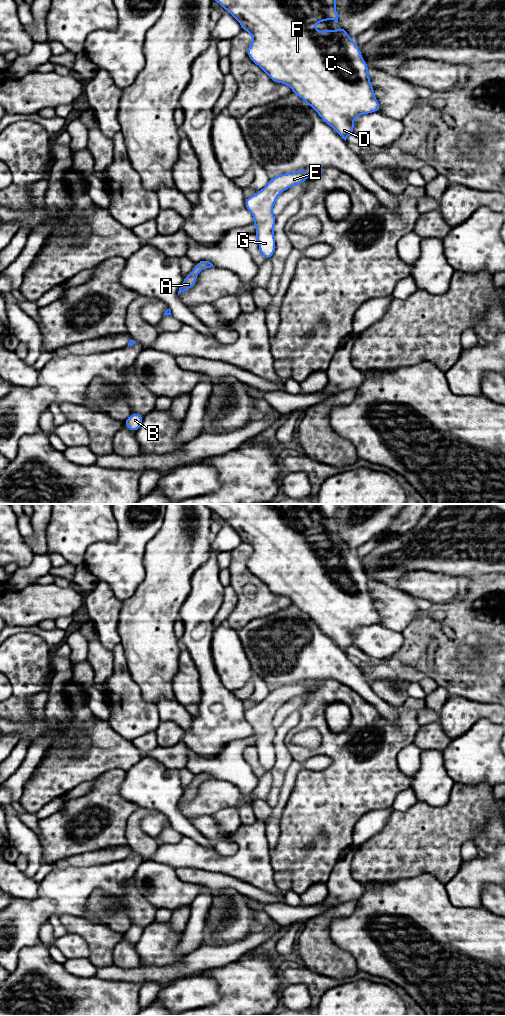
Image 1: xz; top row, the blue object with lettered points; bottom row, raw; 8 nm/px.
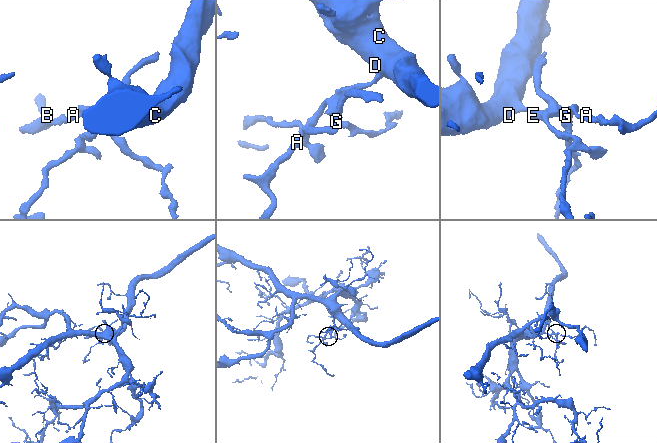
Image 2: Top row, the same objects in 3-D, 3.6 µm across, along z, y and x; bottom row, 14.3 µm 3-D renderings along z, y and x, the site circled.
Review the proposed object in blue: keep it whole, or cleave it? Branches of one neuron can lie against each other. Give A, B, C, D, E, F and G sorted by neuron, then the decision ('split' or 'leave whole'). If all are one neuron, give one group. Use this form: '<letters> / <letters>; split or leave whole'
A B C D E F G; leave whole

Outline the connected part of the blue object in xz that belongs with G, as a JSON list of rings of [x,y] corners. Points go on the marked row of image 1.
[[[305,169],[293,173],[280,174],[272,177],[268,184],[253,196],[245,198],[245,206],[254,217],[252,224],[256,226],[256,238],[258,240],[260,254],[265,260],[270,259],[275,253],[275,237],[273,233],[276,216],[272,209],[281,192],[302,184],[310,178]]]

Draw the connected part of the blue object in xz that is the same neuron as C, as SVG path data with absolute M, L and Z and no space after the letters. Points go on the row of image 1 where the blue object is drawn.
M215 0L238 20L242 31L252 34L253 41L247 49L249 58L275 83L289 85L292 92L305 100L321 119L331 126L345 141L354 133L354 119L362 114L379 112L381 105L374 95L369 78L369 68L361 56L355 40L338 25L338 31L325 29L319 32L313 25L333 19L338 23L335 8L337 0Z

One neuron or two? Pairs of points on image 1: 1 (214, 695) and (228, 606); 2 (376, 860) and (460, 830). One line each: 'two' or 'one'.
1: two
2: one

